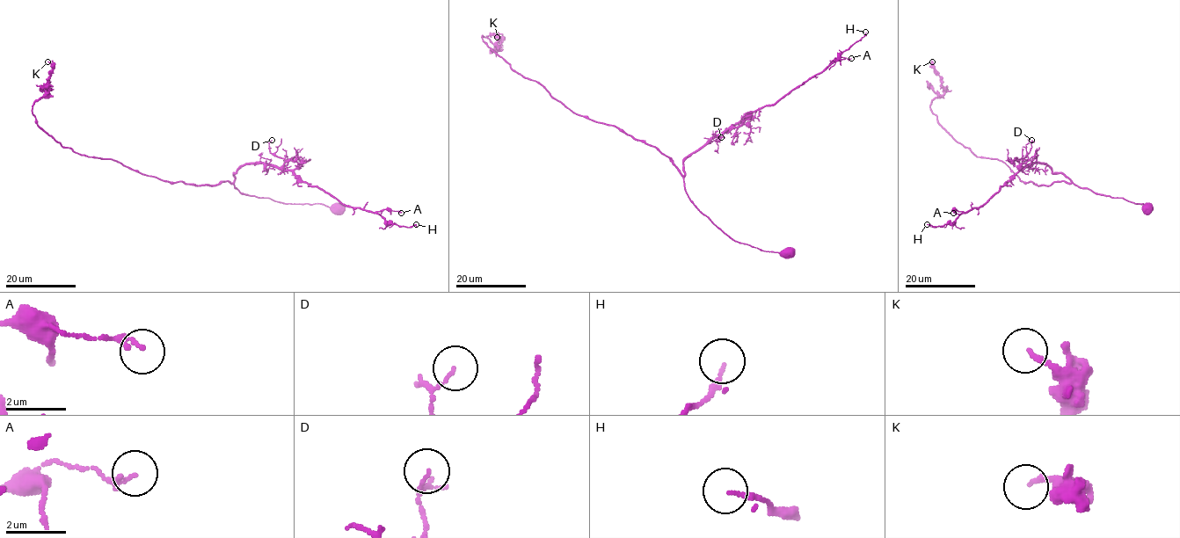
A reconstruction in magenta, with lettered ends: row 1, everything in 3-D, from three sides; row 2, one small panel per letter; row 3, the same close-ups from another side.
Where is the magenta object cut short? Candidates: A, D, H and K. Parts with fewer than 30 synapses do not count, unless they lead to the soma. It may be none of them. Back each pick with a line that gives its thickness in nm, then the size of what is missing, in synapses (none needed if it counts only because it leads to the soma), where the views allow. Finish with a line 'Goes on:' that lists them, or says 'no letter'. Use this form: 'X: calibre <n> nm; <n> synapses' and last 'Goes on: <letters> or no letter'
Goes on: no letter

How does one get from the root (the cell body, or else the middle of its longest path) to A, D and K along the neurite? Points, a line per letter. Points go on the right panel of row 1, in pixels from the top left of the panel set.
A: (1147, 207), (1096, 194), (1045, 163), (1030, 163), (985, 204), (953, 213)
D: (1147, 207), (1078, 187), (1045, 163), (1030, 163), (1023, 167), (1019, 160), (1029, 152), (1031, 140)
K: (1147, 207), (1065, 181), (1023, 182), (1003, 162), (977, 156), (930, 107), (944, 92), (932, 61)

